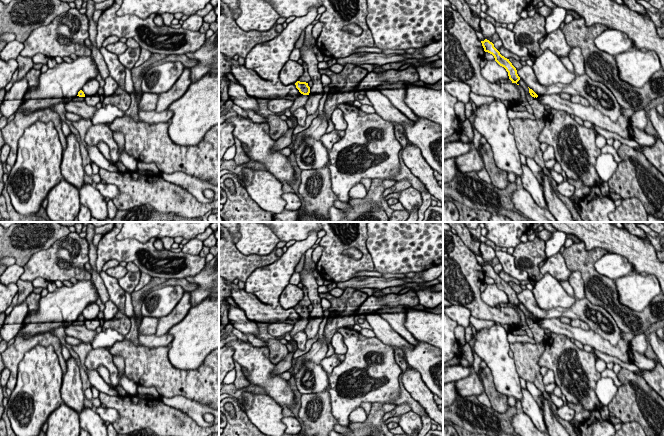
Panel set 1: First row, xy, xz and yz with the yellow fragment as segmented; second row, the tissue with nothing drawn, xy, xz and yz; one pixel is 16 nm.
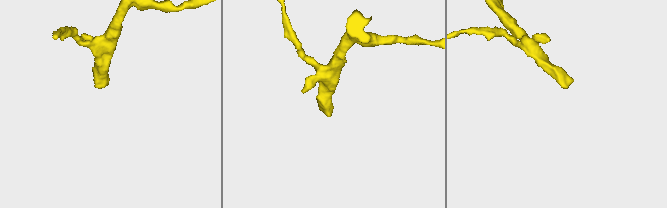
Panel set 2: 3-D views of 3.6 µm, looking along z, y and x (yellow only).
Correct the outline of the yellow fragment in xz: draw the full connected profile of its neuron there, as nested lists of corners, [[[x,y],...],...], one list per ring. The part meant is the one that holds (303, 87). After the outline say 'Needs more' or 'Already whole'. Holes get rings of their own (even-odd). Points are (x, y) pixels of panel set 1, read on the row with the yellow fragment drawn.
[[[297,81],[295,83],[296,88],[301,93],[300,96],[294,101],[292,107],[290,108],[291,113],[300,107],[304,107],[309,99],[310,87],[306,82]]]. Needs more

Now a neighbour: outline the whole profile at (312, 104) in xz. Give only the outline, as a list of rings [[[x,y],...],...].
[[[303,44],[301,54],[301,59],[307,64],[307,72],[313,82],[313,85],[310,88],[309,99],[304,106],[307,115],[313,115],[317,111],[324,89],[321,83],[321,74],[318,69],[318,60],[313,52],[315,46],[316,45],[307,46]]]

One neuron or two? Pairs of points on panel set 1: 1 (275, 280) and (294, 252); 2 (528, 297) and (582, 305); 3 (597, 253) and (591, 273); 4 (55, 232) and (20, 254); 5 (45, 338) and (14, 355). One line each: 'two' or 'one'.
1: one
2: one
3: one
4: one
5: one

